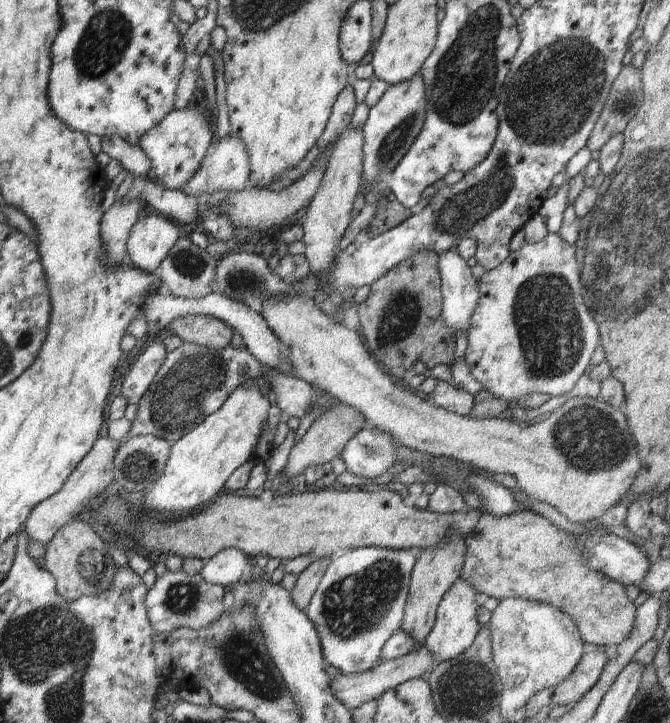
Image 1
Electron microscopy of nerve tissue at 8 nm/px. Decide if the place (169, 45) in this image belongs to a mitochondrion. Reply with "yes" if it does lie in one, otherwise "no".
no

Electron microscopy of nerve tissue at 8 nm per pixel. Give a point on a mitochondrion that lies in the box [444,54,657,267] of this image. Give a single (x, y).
(627, 96)

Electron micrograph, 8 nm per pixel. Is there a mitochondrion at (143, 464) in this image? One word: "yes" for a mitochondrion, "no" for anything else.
yes

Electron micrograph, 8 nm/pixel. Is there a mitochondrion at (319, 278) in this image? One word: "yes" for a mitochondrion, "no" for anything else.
no

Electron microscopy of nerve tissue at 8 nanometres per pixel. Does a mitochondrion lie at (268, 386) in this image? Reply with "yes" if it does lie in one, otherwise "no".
no

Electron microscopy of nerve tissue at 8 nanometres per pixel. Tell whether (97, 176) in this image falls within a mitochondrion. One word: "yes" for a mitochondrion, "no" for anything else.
no

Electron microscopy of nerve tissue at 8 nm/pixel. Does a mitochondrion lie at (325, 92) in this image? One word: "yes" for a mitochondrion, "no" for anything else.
no

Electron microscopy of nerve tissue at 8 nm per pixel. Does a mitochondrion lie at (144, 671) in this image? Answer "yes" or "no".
no

